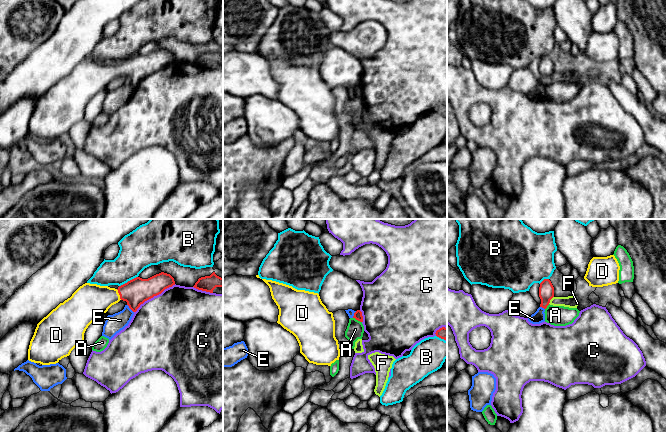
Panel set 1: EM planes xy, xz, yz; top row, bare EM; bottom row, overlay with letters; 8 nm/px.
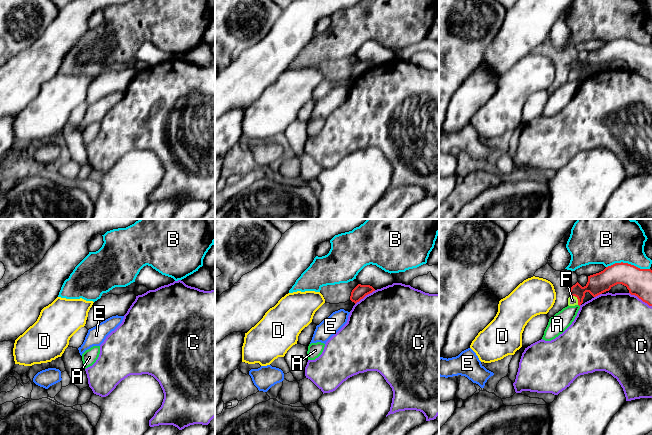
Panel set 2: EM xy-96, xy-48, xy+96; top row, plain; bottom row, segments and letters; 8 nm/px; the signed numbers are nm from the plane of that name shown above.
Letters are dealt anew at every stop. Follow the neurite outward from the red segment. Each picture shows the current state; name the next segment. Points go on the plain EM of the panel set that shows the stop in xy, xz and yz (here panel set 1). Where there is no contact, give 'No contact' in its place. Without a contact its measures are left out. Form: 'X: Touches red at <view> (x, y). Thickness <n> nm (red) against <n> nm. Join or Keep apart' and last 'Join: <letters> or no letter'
A: Touches red at xz (357, 95). Thickness 70 nm (red) against 140 nm. Keep apart
B: Touches red at xy (128, 57). Thickness 220 nm (red) against 280 nm. Keep apart
C: Touches red at xy (154, 71). Thickness 220 nm (red) against 480 nm. Keep apart
D: Touches red at xy (119, 70). Thickness 220 nm (red) against 280 nm. Join
E: Touches red at xy (129, 83). Thickness 220 nm (red) against 150 nm. Keep apart
F: Touches red at yz (550, 75). Thickness 130 nm (red) against 100 nm. Keep apart
Join: D

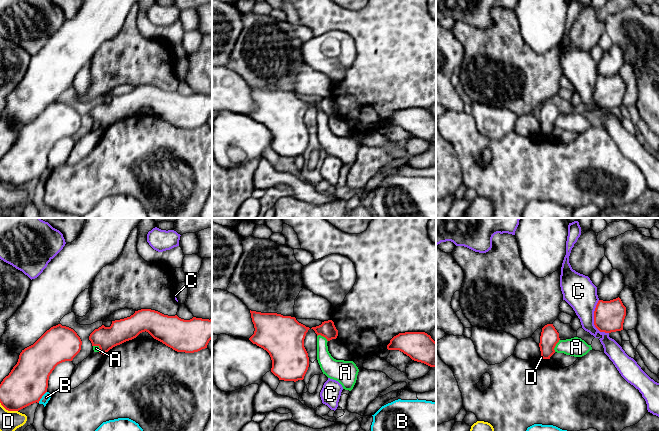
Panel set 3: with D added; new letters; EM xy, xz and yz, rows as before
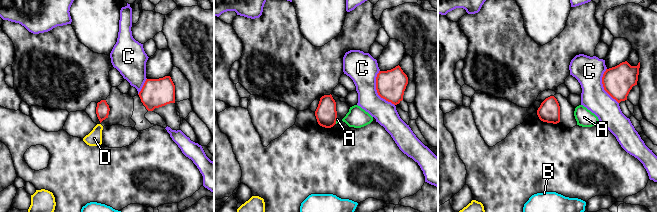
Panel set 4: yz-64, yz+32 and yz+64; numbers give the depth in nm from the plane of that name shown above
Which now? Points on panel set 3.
A: Touches red at yz (555, 121). Thickness 150 nm (red) against 150 nm. Keep apart
B: Touches red at xy (41, 173). Thickness 320 nm (red) against 70 nm. Keep apart
C: Touches red at yz (594, 96). Thickness 240 nm (red) against 260 nm. Keep apart
D: Touches red at xy (8, 186). Thickness 320 nm (red) against 160 nm. Keep apart
Join: no letter

